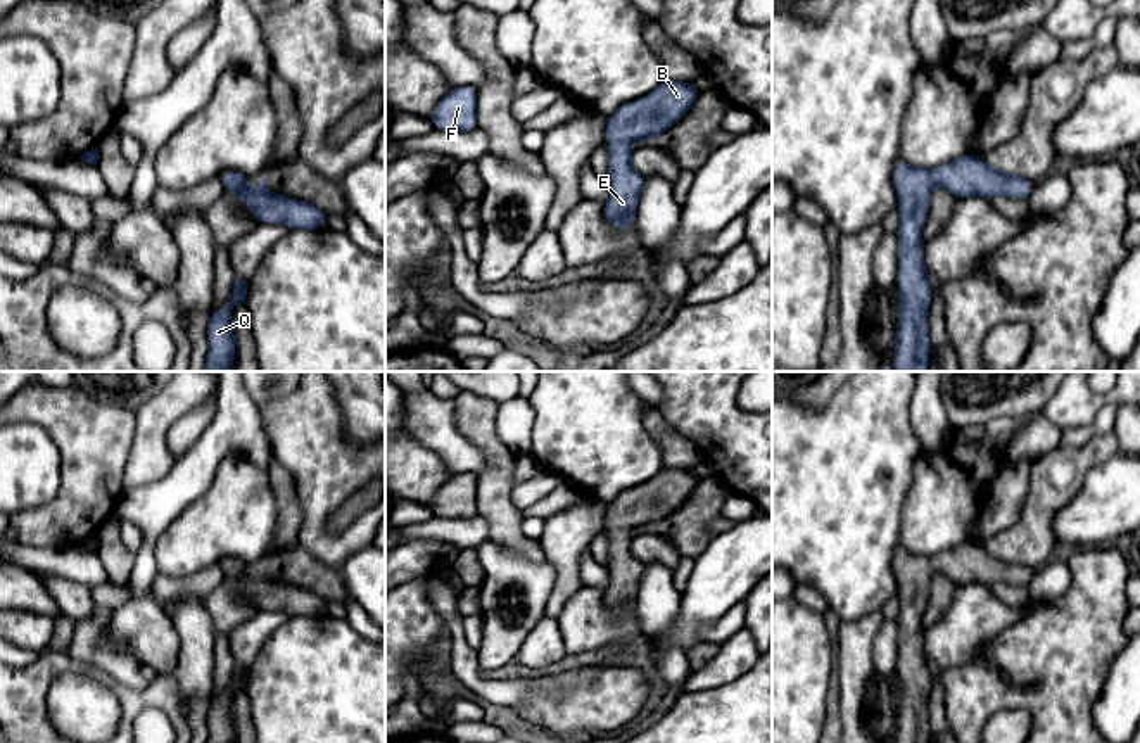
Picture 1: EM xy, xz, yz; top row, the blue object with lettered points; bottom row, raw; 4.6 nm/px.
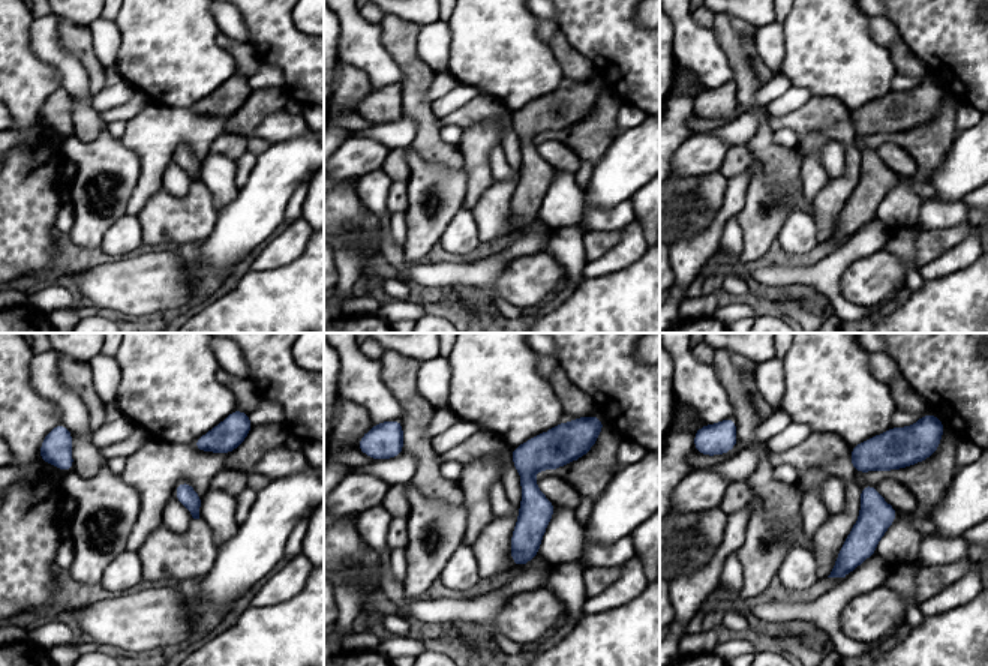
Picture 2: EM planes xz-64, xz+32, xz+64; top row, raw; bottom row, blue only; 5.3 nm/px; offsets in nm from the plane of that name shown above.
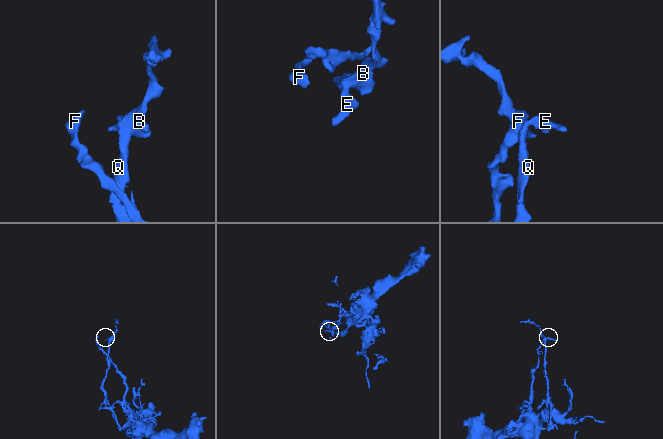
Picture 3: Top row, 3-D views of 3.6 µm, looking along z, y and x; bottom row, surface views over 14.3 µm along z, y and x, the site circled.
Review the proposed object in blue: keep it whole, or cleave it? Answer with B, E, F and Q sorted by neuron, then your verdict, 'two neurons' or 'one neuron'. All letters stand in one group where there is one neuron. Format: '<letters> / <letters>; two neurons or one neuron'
B E F Q; one neuron

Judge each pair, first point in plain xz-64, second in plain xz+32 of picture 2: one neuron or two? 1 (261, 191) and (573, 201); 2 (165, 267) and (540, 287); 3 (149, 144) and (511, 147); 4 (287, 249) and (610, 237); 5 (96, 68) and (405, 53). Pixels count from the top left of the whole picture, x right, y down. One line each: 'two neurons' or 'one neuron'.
1: two neurons
2: one neuron
3: two neurons
4: two neurons
5: one neuron

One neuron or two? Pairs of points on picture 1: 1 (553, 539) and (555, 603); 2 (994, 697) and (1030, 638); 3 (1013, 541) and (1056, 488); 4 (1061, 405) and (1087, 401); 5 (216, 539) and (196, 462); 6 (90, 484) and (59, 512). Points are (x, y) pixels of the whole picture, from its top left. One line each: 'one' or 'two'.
1: one
2: one
3: one
4: one
5: two
6: one

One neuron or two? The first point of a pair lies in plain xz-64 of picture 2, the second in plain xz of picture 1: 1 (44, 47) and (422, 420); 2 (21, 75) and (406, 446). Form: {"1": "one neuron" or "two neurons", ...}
{"1": "one neuron", "2": "one neuron"}

